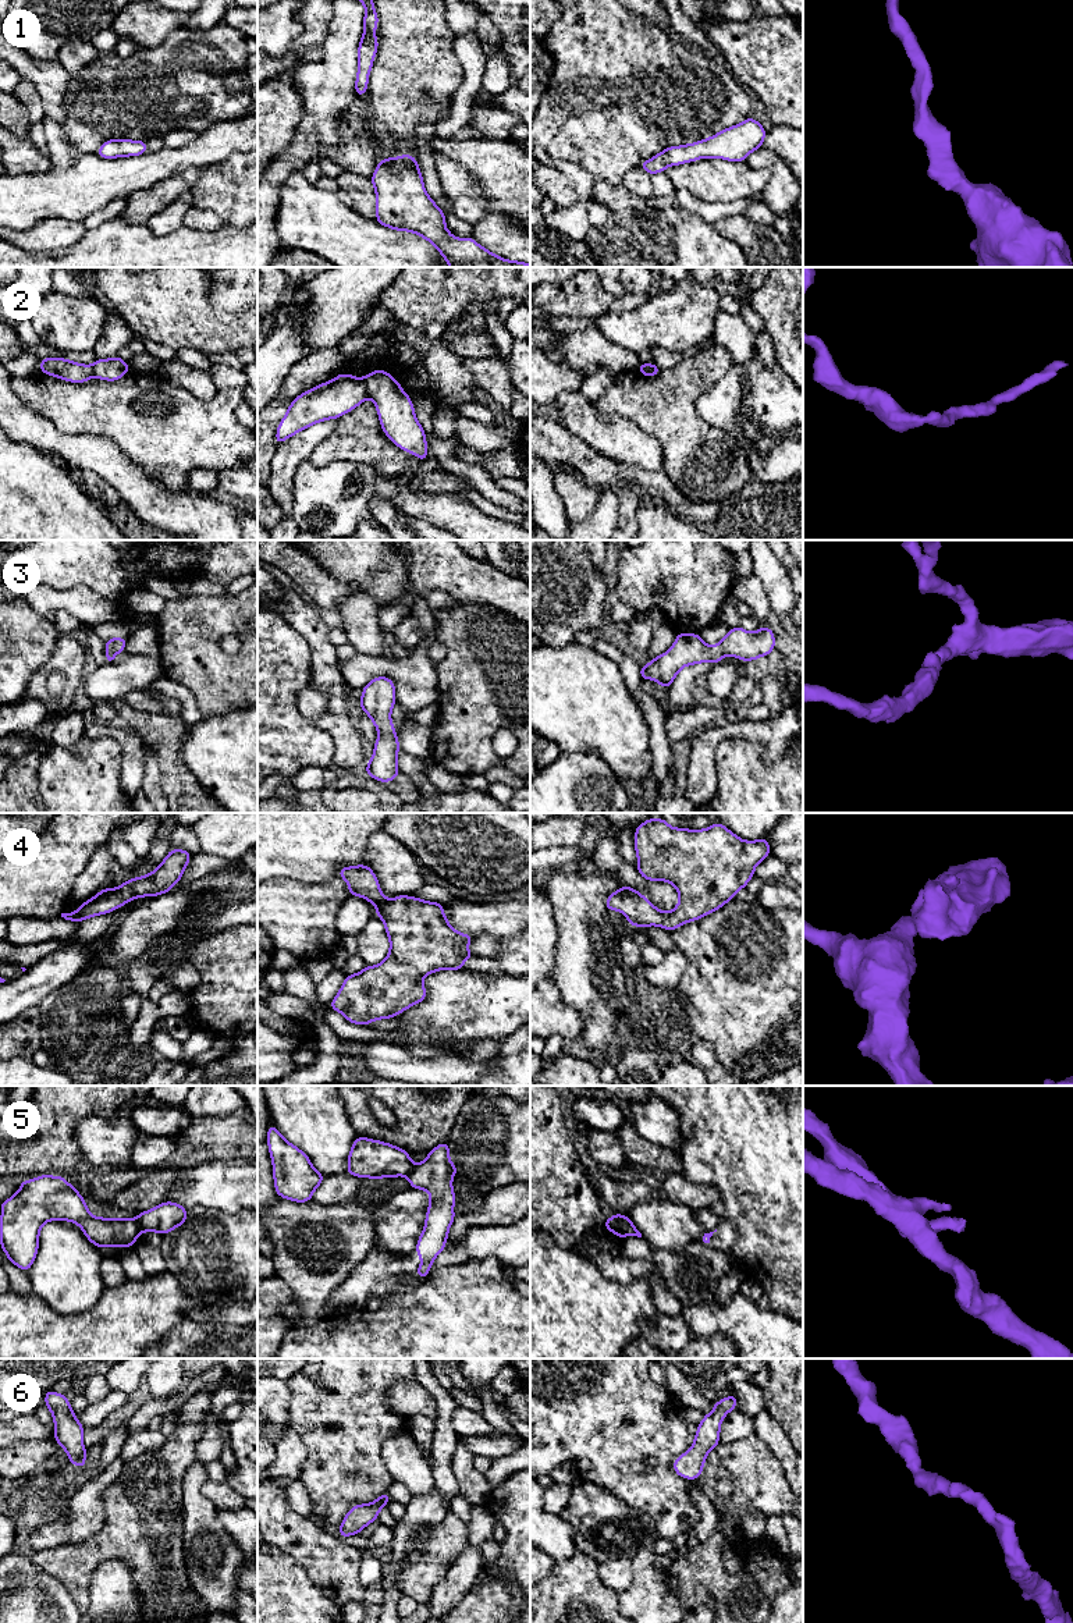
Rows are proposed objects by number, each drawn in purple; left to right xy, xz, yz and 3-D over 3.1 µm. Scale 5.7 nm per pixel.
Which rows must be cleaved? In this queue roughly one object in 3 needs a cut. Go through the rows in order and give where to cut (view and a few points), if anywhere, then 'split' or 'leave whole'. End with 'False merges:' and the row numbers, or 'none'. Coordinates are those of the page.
1: no cut | leave whole
2: xz (361, 379), (368, 396) | split
3: no cut | leave whole
4: no cut | leave whole
5: yz (611, 1217), (624, 1235) | split
6: no cut | leave whole
False merges: 2, 5

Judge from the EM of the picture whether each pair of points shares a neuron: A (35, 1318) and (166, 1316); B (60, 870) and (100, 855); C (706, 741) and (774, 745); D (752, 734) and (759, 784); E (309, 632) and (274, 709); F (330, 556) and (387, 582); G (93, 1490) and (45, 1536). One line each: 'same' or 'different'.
A: same
B: different
C: same
D: different
E: different
F: same
G: same

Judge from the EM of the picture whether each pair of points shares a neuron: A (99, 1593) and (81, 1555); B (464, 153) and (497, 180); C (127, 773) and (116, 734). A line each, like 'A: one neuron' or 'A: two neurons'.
A: two neurons
B: one neuron
C: one neuron

